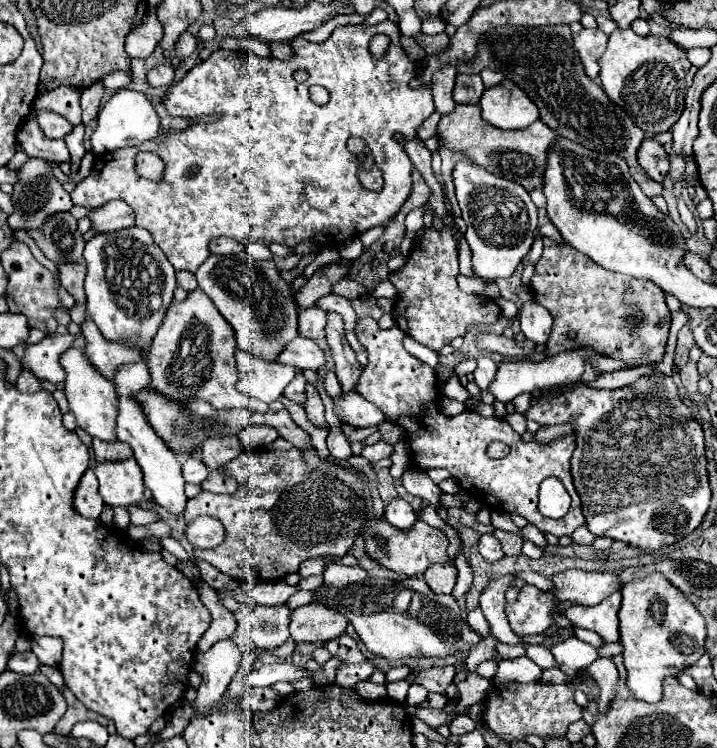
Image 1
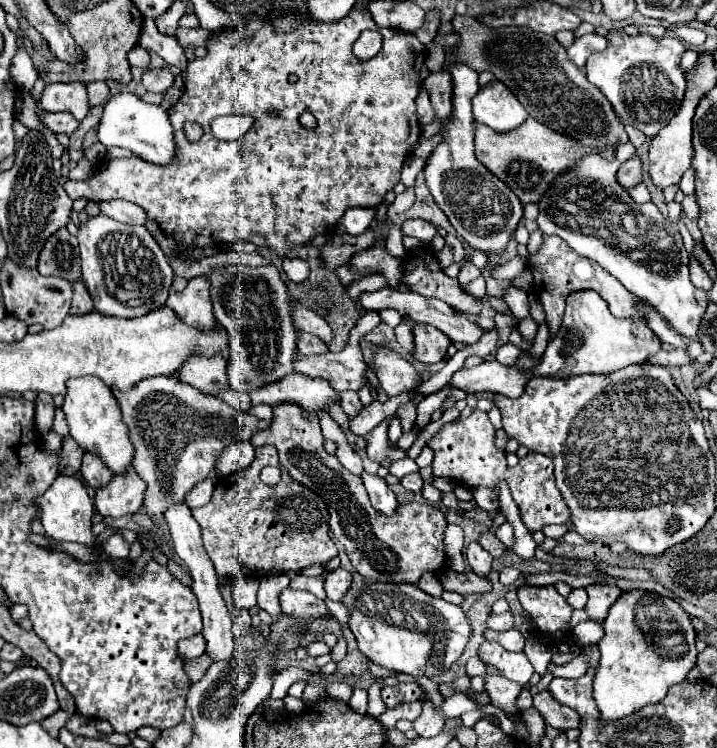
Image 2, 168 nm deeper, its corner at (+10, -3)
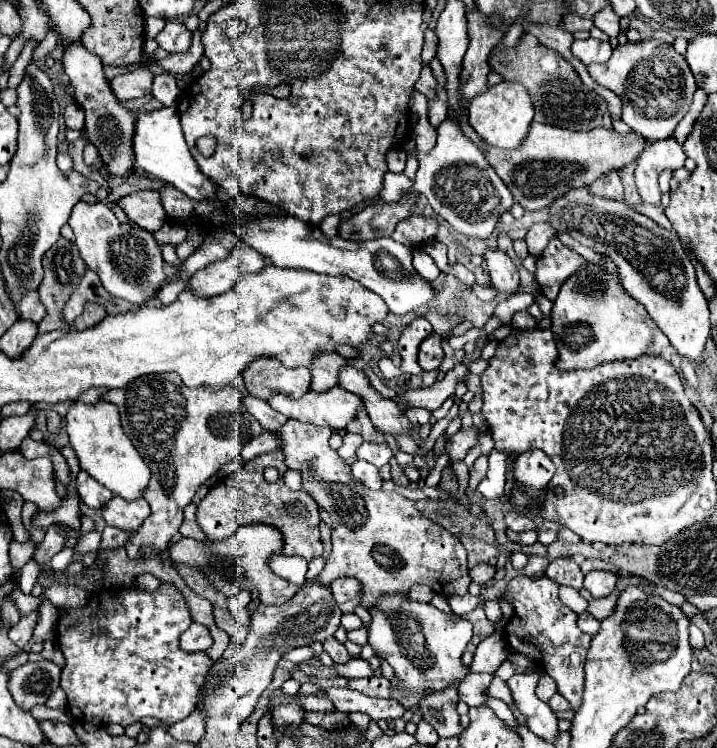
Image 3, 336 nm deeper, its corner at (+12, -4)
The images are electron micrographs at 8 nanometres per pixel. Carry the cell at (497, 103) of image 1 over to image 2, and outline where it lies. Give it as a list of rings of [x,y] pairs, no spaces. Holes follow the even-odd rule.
[[[492,80],[476,92],[472,98],[472,112],[476,122],[482,122],[496,132],[514,130],[528,118],[526,108],[498,80]]]

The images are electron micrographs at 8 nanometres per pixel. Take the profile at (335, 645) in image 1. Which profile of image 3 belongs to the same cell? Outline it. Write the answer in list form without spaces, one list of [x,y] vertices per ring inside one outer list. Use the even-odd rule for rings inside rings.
[[[298,647],[298,649],[292,649],[284,655],[284,659],[292,661],[292,663],[302,663],[302,661],[308,661],[312,657],[312,649],[310,647]]]

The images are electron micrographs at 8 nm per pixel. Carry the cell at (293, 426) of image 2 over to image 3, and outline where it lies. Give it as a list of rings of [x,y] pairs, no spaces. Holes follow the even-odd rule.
[[[288,419],[278,435],[284,443],[282,451],[286,455],[286,465],[302,473],[304,491],[312,495],[334,521],[332,551],[326,567],[318,575],[324,585],[346,575],[360,579],[364,587],[360,605],[364,609],[370,609],[380,595],[406,595],[412,585],[428,585],[442,597],[468,593],[472,579],[466,567],[466,549],[460,539],[426,519],[416,509],[414,501],[394,491],[372,491],[354,479],[350,465],[328,445],[332,435],[330,427]]]

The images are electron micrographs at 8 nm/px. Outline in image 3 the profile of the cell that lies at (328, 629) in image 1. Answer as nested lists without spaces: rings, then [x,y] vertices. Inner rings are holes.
[[[252,523],[252,525],[242,525],[238,527],[228,539],[224,541],[196,541],[196,539],[180,539],[178,543],[170,545],[170,553],[168,559],[174,563],[182,563],[182,565],[190,565],[190,567],[198,567],[204,573],[204,579],[210,583],[210,587],[226,597],[236,595],[238,591],[242,591],[242,587],[246,591],[258,589],[260,593],[260,601],[264,605],[280,605],[286,603],[288,599],[292,599],[292,595],[298,591],[296,585],[284,581],[282,577],[278,577],[276,573],[272,573],[268,561],[284,547],[284,539],[282,533],[272,527],[272,525],[264,525],[264,523]]]

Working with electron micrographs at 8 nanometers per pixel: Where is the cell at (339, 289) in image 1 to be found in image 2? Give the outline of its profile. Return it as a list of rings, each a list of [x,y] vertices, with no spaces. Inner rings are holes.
[[[382,288],[378,292],[362,292],[360,294],[360,304],[366,308],[366,310],[382,310],[382,308],[394,308],[398,310],[404,318],[408,316],[410,320],[414,322],[422,322],[422,324],[430,324],[434,328],[438,328],[440,332],[444,332],[452,342],[462,342],[466,346],[470,344],[476,344],[484,330],[476,324],[476,322],[470,322],[466,316],[458,314],[456,310],[452,310],[446,302],[442,300],[434,300],[434,298],[426,298],[426,296],[420,296],[420,294],[414,294],[414,292],[398,292],[398,290],[392,290],[392,288]]]

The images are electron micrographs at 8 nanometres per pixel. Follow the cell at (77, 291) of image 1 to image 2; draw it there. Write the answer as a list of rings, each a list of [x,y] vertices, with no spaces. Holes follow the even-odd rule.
[[[82,280],[78,282],[72,282],[72,288],[74,288],[74,296],[72,296],[72,306],[70,306],[70,314],[88,314],[94,310],[92,302],[90,302],[90,294],[86,290],[86,286],[82,284]]]

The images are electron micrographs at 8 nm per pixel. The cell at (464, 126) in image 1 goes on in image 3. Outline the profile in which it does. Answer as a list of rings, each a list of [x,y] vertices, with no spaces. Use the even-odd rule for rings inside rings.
[[[532,123],[528,139],[516,151],[488,147],[484,155],[488,163],[492,163],[498,177],[512,191],[516,203],[520,203],[526,211],[538,211],[572,189],[590,187],[596,179],[606,177],[610,171],[622,171],[628,163],[638,159],[646,145],[648,141],[634,131],[624,135],[604,127],[568,131],[546,123]]]

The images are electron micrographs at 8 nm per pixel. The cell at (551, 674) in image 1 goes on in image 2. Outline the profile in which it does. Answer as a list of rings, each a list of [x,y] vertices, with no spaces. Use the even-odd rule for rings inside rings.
[[[540,690],[534,696],[534,708],[544,716],[544,720],[558,730],[570,730],[570,728],[578,728],[580,726],[580,718],[572,708],[566,708],[562,704],[558,704],[550,690]]]

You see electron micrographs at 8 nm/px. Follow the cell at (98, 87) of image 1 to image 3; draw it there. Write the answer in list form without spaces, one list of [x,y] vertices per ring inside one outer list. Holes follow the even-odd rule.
[[[140,67],[132,73],[124,73],[110,80],[110,87],[120,101],[128,101],[128,99],[138,99],[150,93],[152,79],[154,79],[152,71],[146,67]]]

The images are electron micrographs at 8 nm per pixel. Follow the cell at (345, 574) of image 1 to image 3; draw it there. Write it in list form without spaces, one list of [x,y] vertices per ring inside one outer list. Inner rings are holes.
[[[340,577],[340,579],[332,581],[332,583],[330,583],[330,587],[332,587],[334,599],[336,599],[336,603],[338,603],[338,605],[342,605],[342,603],[350,601],[350,599],[352,599],[352,597],[356,597],[356,595],[360,593],[360,589],[362,589],[360,581],[358,581],[358,579],[354,579],[354,577]]]

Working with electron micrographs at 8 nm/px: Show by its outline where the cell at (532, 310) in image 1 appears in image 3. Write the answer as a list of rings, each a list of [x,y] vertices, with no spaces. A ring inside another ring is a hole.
[[[486,249],[484,261],[490,271],[492,287],[496,287],[500,293],[512,293],[518,291],[518,269],[512,263],[512,259],[500,251],[500,249]]]

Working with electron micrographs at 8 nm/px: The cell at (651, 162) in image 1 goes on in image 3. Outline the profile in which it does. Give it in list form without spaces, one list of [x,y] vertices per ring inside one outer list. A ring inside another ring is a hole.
[[[612,171],[612,175],[608,175],[608,179],[598,179],[596,183],[592,183],[592,187],[588,191],[592,195],[604,197],[604,199],[614,199],[614,201],[624,199],[624,187],[622,187],[622,181],[616,171]]]

